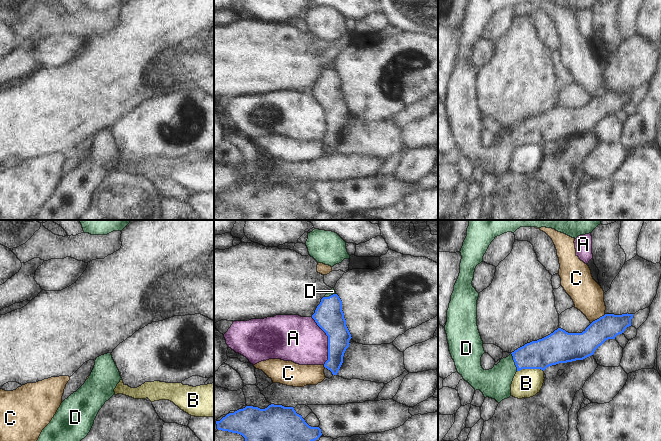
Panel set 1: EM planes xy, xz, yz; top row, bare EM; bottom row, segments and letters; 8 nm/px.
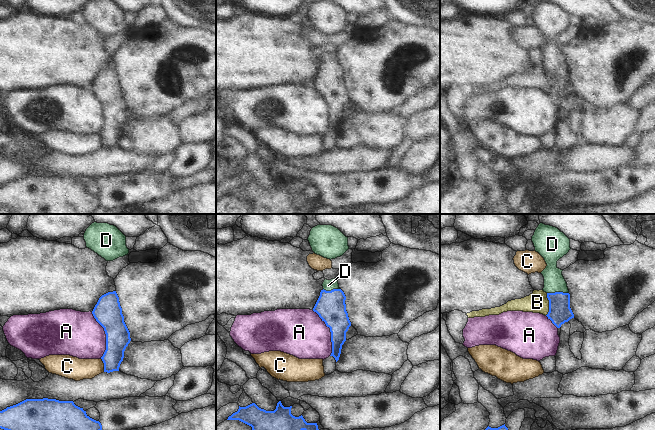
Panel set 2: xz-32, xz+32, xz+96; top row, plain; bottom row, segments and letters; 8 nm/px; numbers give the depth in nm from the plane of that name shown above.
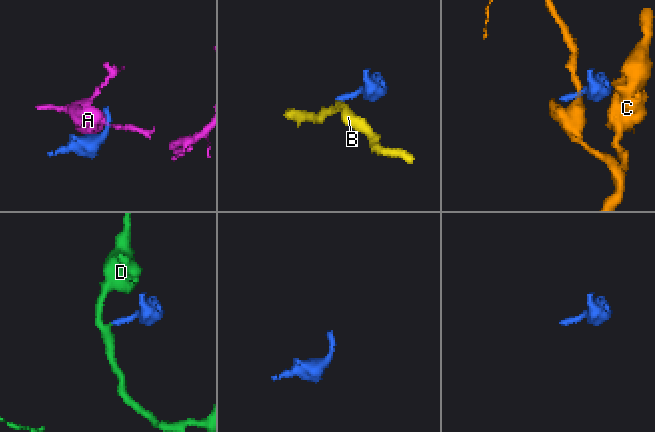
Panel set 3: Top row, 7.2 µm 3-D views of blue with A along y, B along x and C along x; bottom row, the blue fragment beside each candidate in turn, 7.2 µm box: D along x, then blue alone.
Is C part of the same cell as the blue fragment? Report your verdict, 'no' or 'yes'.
no

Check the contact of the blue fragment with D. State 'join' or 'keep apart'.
join

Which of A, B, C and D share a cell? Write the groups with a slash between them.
A / B / C / D

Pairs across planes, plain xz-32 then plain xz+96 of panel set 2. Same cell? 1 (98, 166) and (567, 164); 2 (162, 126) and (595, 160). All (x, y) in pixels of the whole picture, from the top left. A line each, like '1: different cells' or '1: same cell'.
1: same cell
2: different cells

